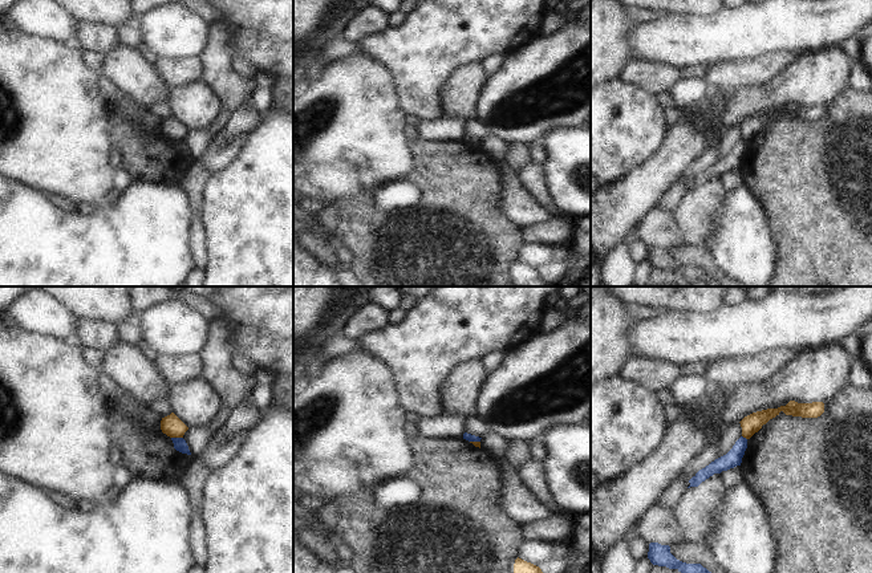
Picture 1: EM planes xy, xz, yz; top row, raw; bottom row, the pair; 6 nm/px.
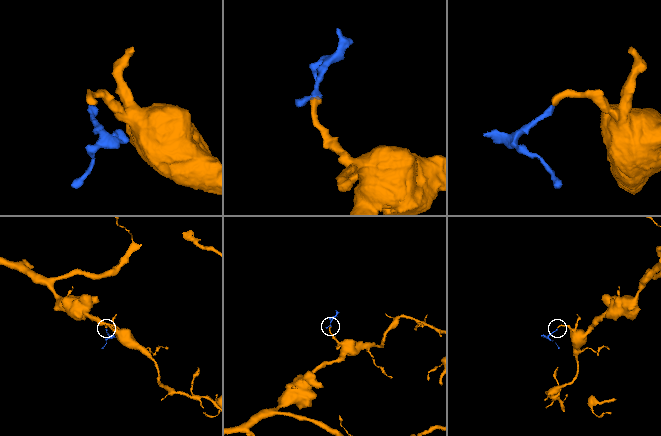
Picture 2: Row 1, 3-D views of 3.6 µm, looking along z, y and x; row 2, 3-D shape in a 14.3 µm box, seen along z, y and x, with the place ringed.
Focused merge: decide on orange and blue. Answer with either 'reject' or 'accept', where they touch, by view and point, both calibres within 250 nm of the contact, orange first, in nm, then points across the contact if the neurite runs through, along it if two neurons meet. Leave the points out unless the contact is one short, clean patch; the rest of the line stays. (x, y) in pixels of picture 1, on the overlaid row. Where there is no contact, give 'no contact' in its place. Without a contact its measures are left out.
reject; meets orange in xy at (177, 437); 120 nm thick on the orange side, 80 nm on the other; border along xy (171, 437), (182, 438)

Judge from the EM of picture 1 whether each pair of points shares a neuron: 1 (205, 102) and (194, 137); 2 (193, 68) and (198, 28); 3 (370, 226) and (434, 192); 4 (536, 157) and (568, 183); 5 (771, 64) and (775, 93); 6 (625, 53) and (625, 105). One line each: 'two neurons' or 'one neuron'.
1: two neurons
2: two neurons
3: one neuron
4: two neurons
5: two neurons
6: two neurons

